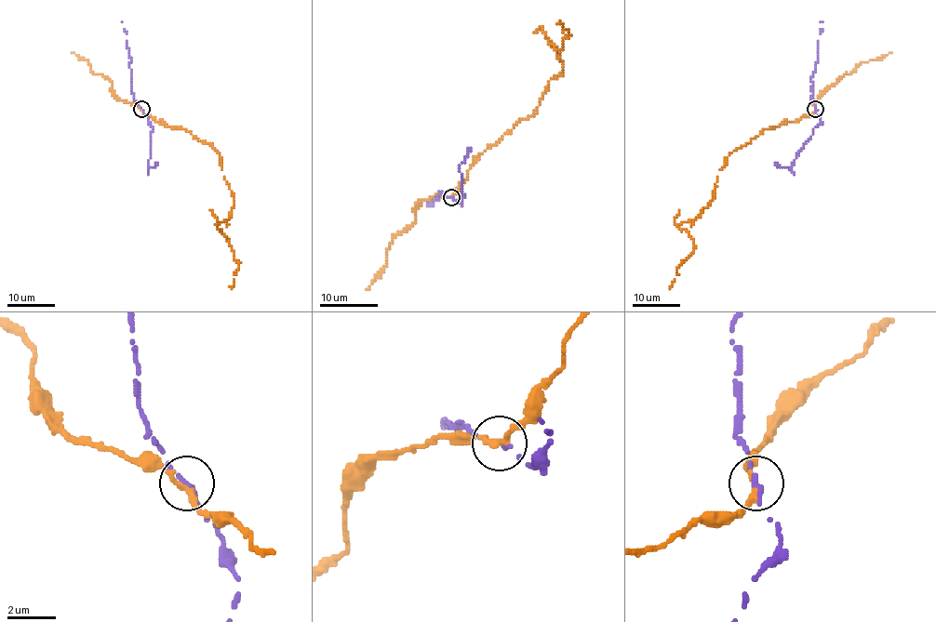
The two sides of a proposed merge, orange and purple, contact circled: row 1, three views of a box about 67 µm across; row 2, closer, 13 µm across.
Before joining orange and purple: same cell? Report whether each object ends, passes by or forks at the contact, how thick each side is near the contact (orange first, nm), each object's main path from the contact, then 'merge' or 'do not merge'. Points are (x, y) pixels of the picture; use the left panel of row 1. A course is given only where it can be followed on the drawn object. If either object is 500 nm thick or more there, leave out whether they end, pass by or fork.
orange passes by | purple ends | 280/280 nm | orange via (141, 109), (209, 144), (220, 157), (234, 205), (227, 222), (217, 225), (239, 267), (231, 289) | purple via (141, 108), (152, 127), (147, 165), (153, 166), (156, 163) | do not merge

